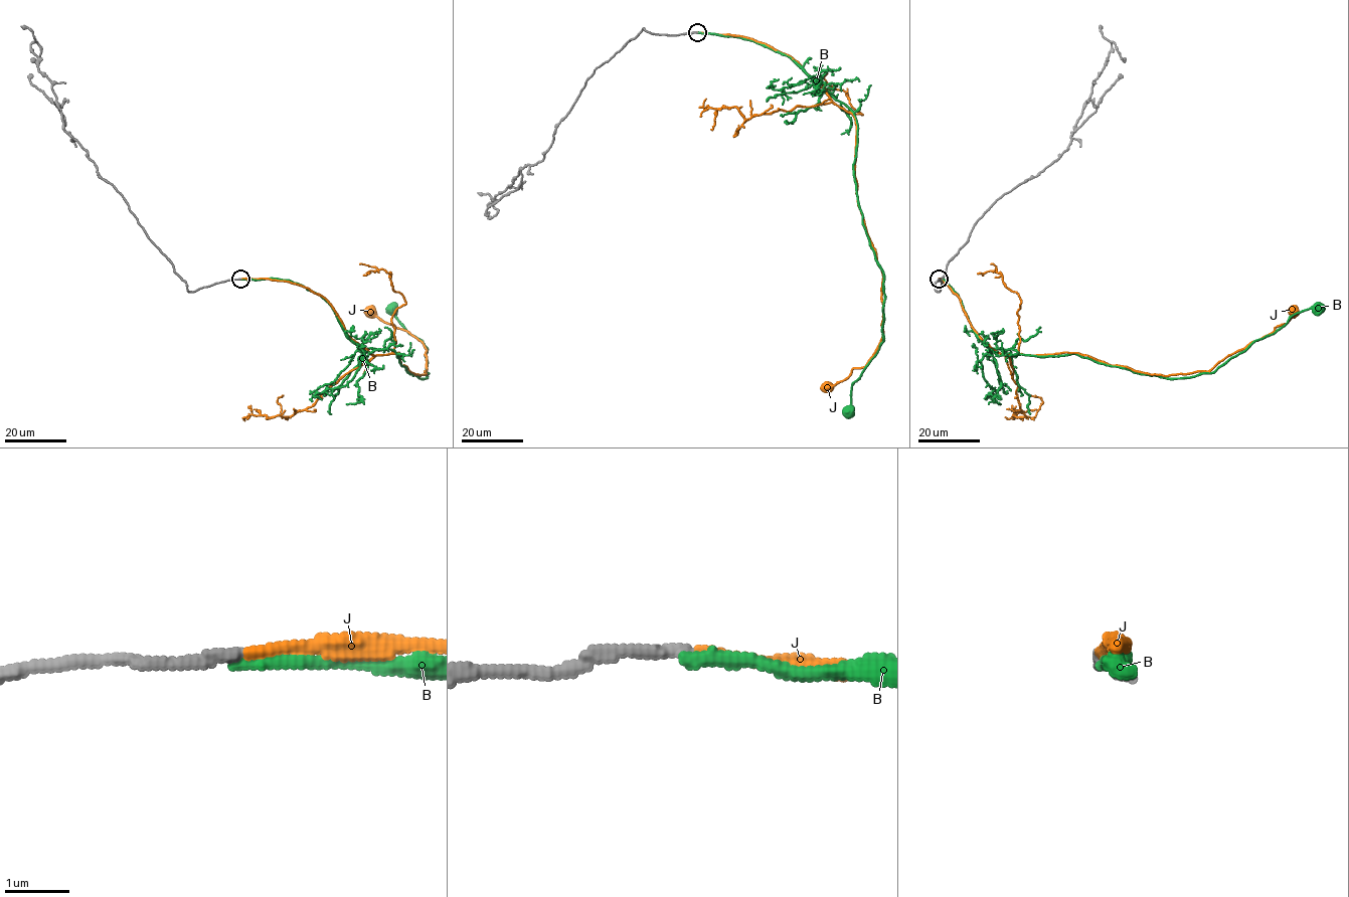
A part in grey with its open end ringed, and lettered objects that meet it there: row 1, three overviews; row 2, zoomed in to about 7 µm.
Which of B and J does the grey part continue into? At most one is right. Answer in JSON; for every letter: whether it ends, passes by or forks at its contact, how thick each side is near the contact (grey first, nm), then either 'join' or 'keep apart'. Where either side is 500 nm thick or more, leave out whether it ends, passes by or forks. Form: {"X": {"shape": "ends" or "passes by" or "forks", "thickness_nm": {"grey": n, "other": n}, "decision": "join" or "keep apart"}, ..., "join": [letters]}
{"B": {"shape": "ends", "thickness_nm": {"grey": 200, "other": 240}, "decision": "keep apart"}, "J": {"shape": "ends", "thickness_nm": {"grey": 190, "other": 180}, "decision": "join"}, "join": ["J"]}

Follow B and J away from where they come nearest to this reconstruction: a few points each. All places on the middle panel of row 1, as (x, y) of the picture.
B: (696, 32), (744, 37), (787, 55), (854, 115), (858, 207), (884, 296), (883, 342), (852, 385), (848, 409)
J: (697, 32), (744, 36), (789, 55), (855, 119), (857, 202), (882, 274), (883, 333), (864, 366), (826, 388)

